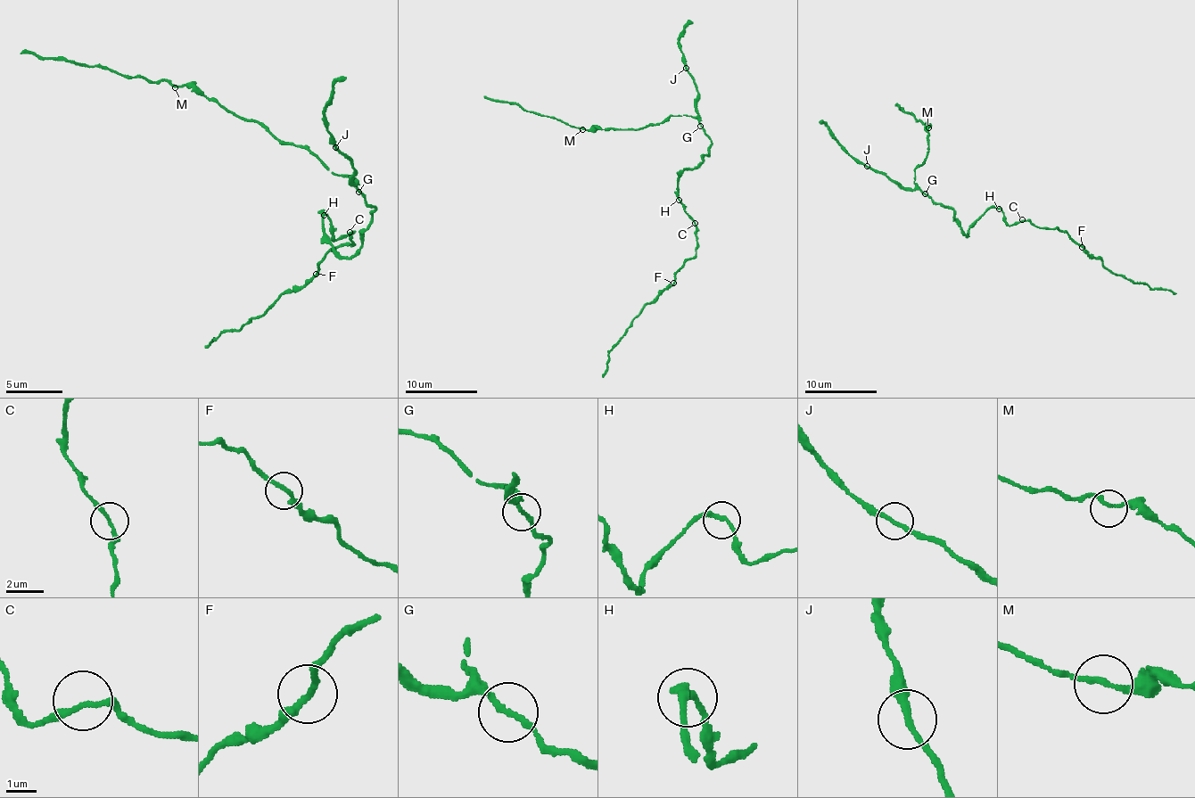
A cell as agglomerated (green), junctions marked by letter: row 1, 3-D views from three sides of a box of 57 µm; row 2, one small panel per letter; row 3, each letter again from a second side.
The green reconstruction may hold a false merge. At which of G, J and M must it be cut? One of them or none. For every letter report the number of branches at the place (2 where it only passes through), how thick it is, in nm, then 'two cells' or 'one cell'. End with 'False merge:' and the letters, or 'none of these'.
G: 2 | 180 nm | one cell
J: 2 | 220 nm | one cell
M: 2 | 180 nm | one cell
False merge: none of these

